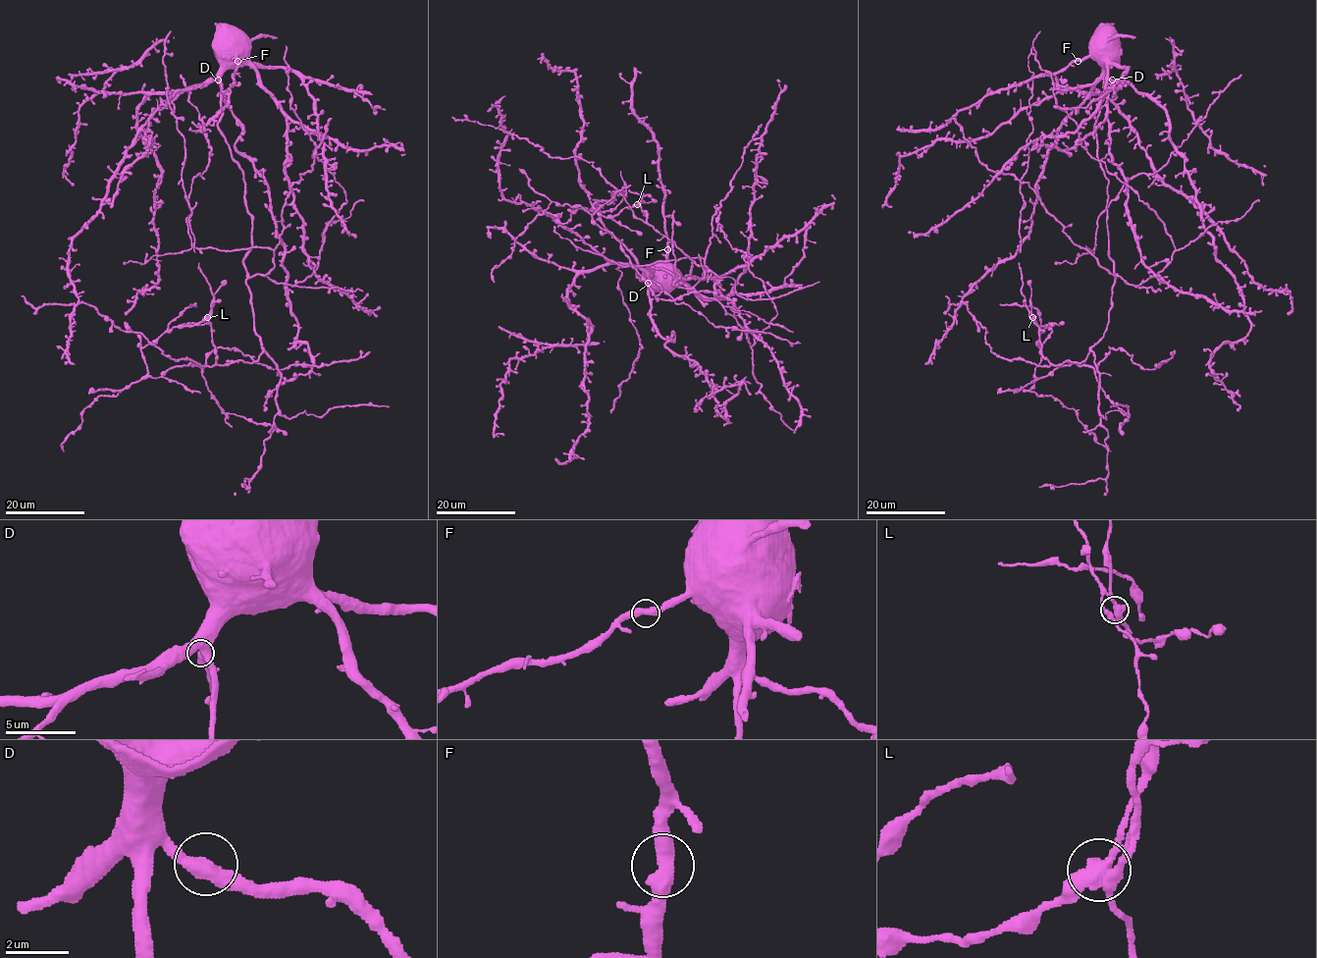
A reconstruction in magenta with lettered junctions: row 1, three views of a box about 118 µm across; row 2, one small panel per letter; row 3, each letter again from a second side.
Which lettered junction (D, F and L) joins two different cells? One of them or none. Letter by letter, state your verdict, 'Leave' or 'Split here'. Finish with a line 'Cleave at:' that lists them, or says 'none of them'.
D: Leave
F: Leave
L: Split here
Cleave at: L

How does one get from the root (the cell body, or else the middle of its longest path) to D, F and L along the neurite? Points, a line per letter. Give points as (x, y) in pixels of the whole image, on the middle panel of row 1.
D: (661, 271), (648, 275), (651, 277), (648, 283)
F: (661, 271), (660, 264), (665, 260), (667, 249)
L: (661, 271), (648, 274), (648, 266), (683, 278), (673, 283), (676, 286), (693, 261), (647, 223), (637, 203)

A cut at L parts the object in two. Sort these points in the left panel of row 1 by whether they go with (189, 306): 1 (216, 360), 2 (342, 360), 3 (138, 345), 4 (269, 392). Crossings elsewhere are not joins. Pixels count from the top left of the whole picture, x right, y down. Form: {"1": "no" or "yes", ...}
{"1": "no", "2": "yes", "3": "yes", "4": "no"}

